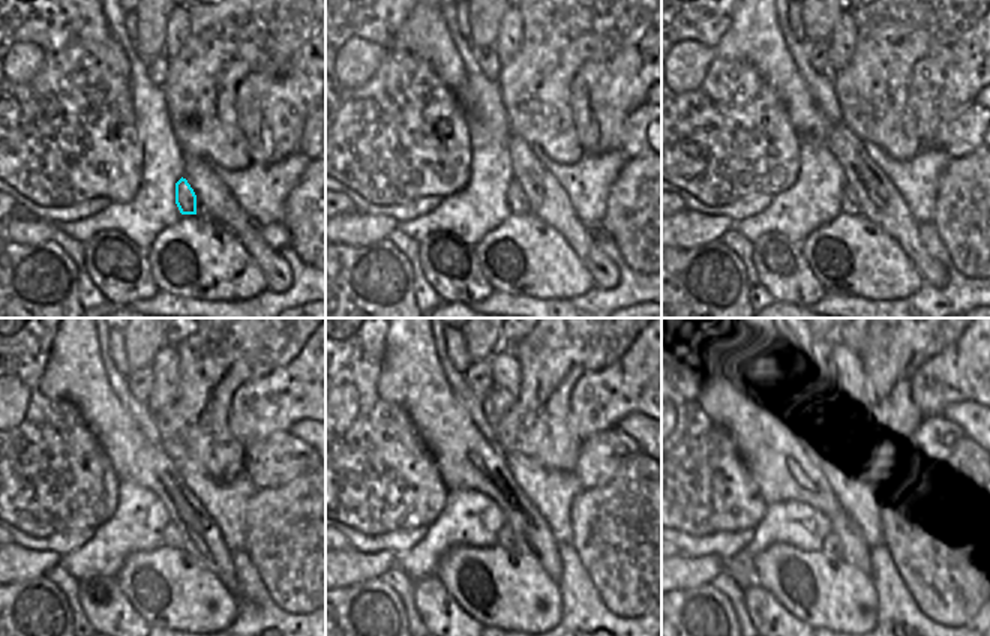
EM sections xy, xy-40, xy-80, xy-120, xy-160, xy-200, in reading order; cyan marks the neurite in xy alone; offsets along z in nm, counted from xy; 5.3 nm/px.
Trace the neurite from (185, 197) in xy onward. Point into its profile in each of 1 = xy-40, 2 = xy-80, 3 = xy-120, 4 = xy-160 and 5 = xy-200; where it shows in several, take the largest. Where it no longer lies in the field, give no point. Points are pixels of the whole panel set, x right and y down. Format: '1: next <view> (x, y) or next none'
1: next xy-40 (516, 198)
2: next xy-80 (849, 203)
3: next xy-120 (173, 539)
4: next xy-160 (506, 537)
5: next xy-200 (833, 546)

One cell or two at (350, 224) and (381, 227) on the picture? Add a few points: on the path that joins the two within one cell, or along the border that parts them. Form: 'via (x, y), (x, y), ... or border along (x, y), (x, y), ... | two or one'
via (357, 227), (374, 227) | one

